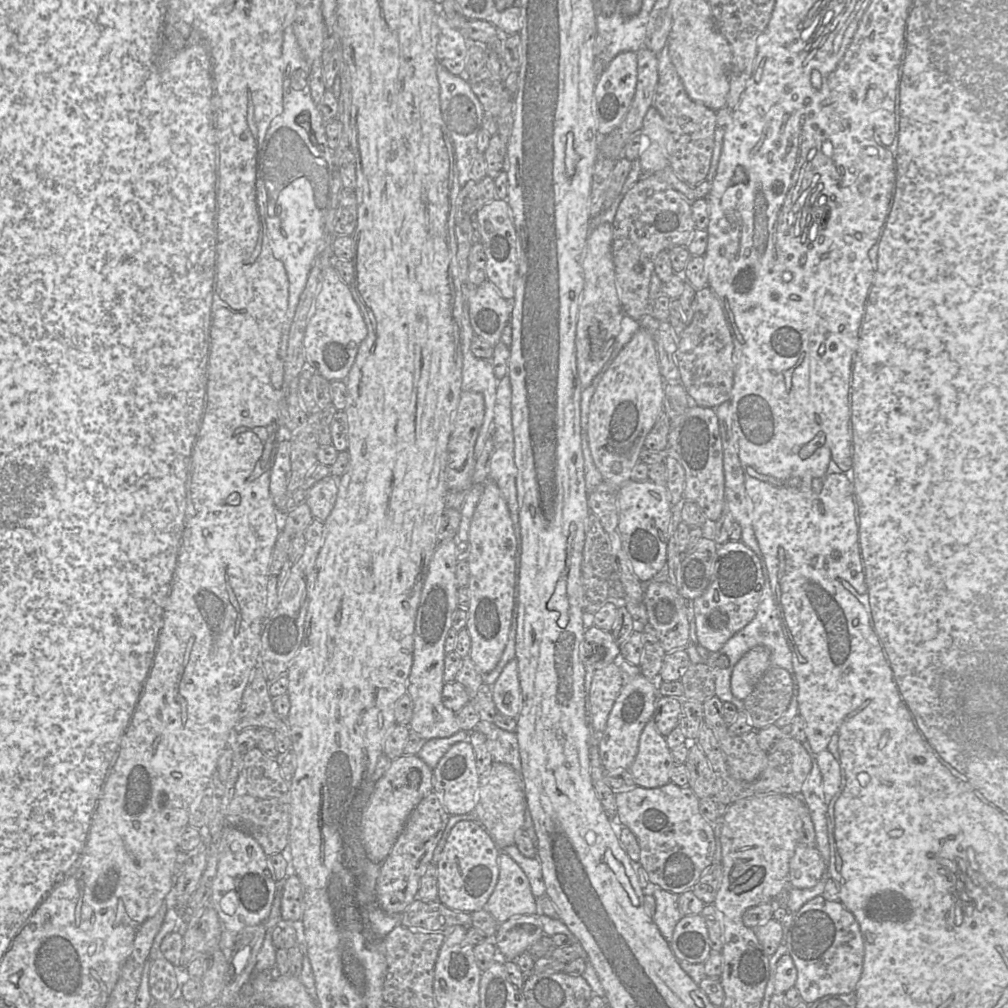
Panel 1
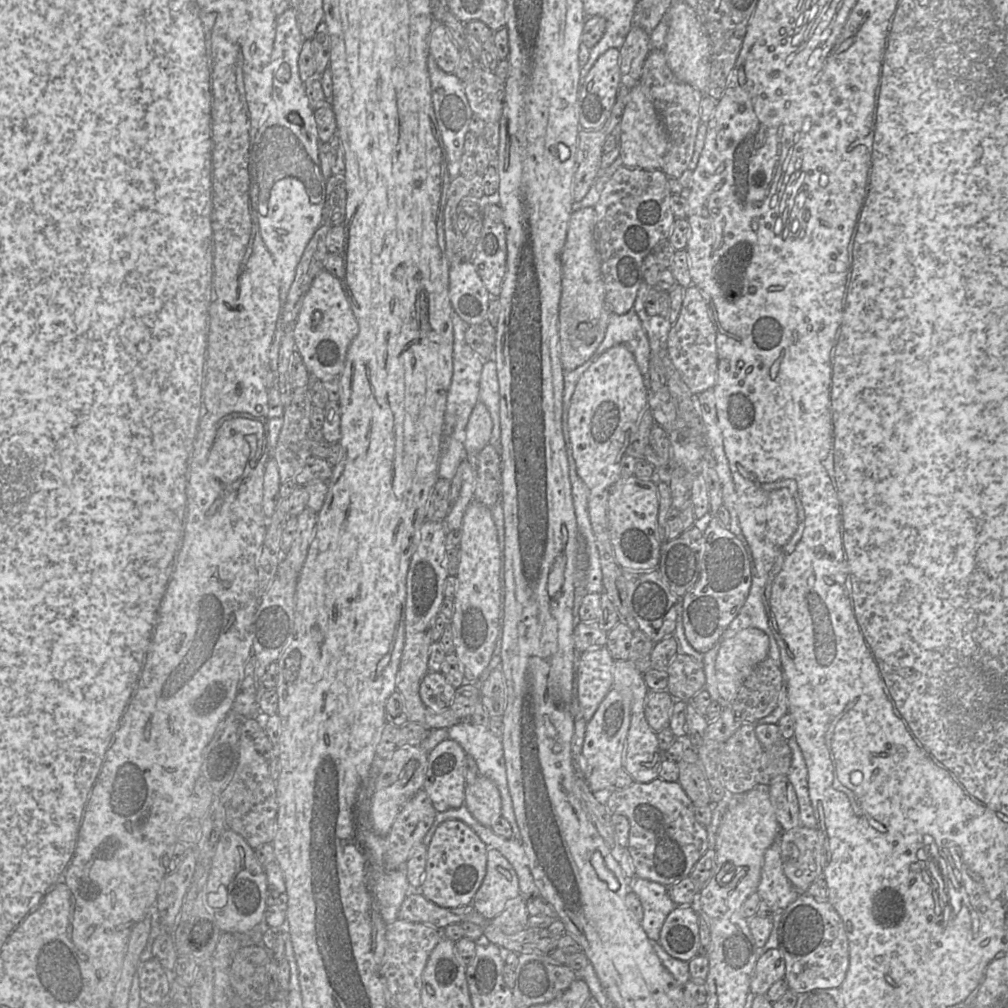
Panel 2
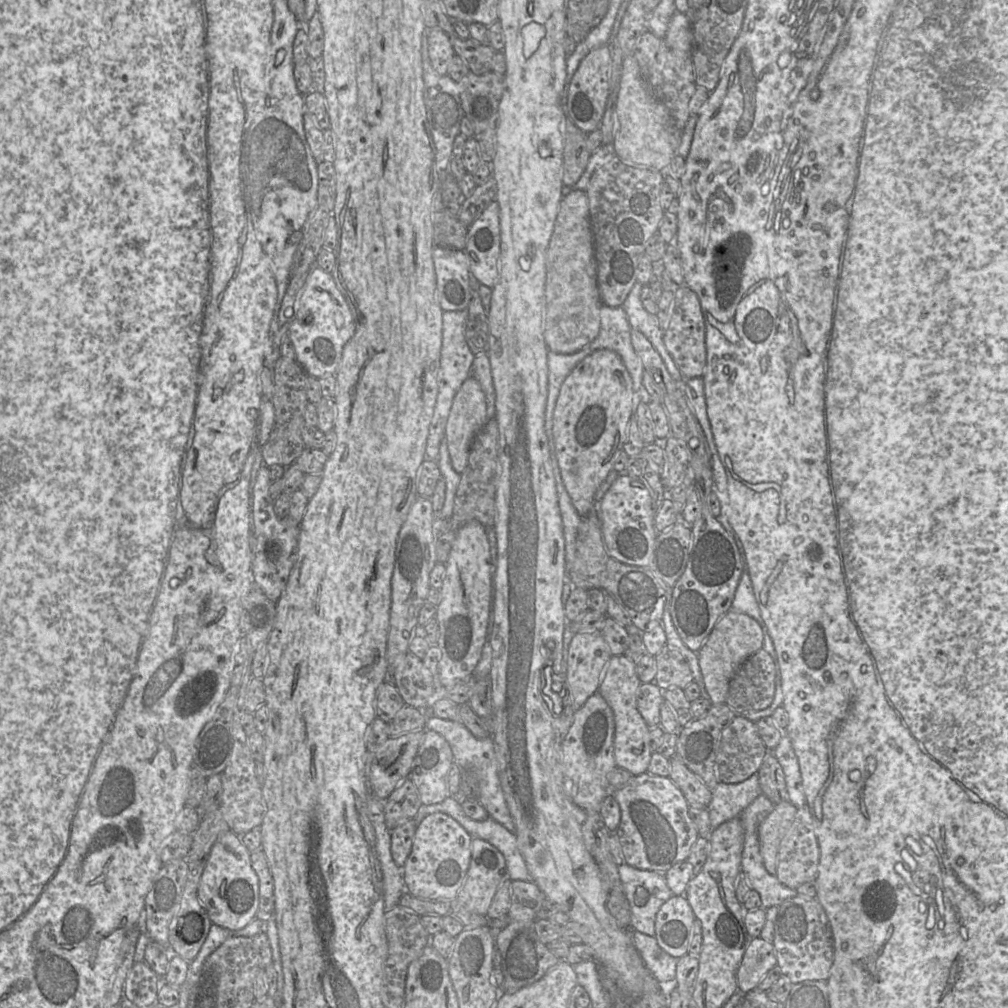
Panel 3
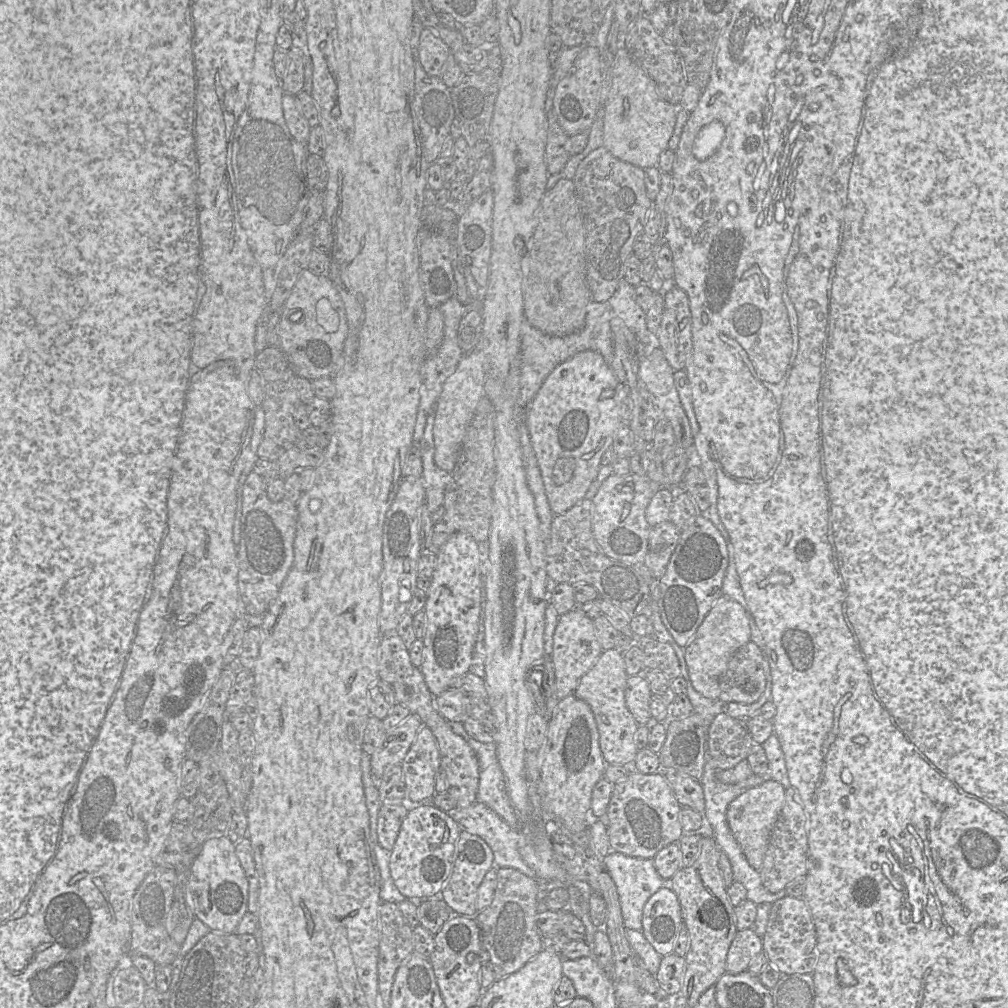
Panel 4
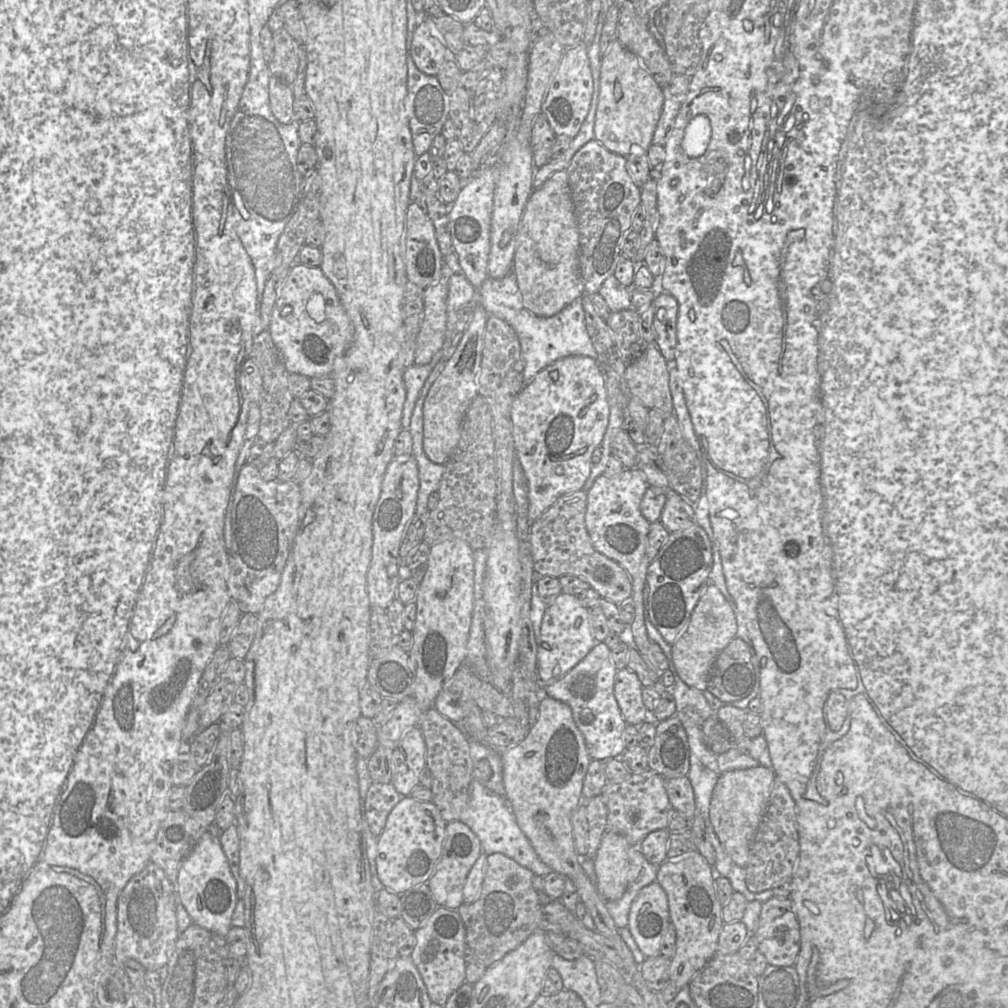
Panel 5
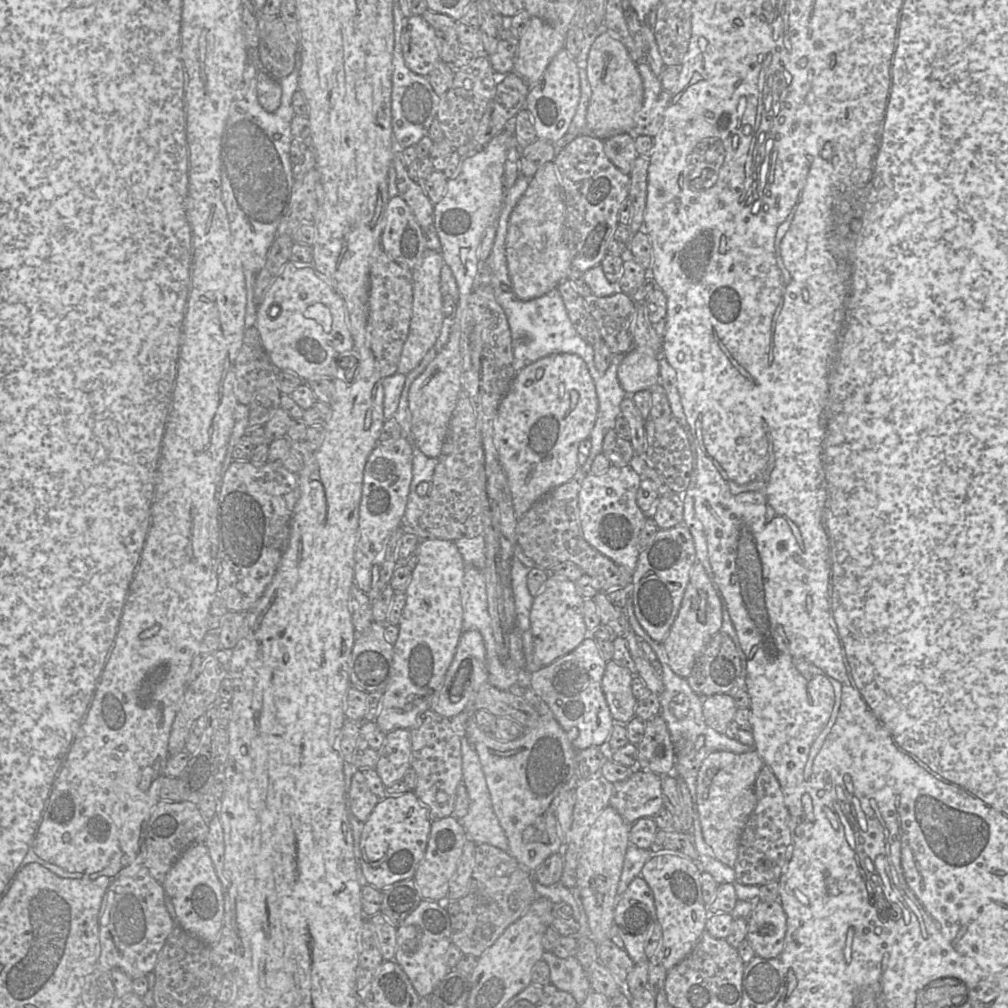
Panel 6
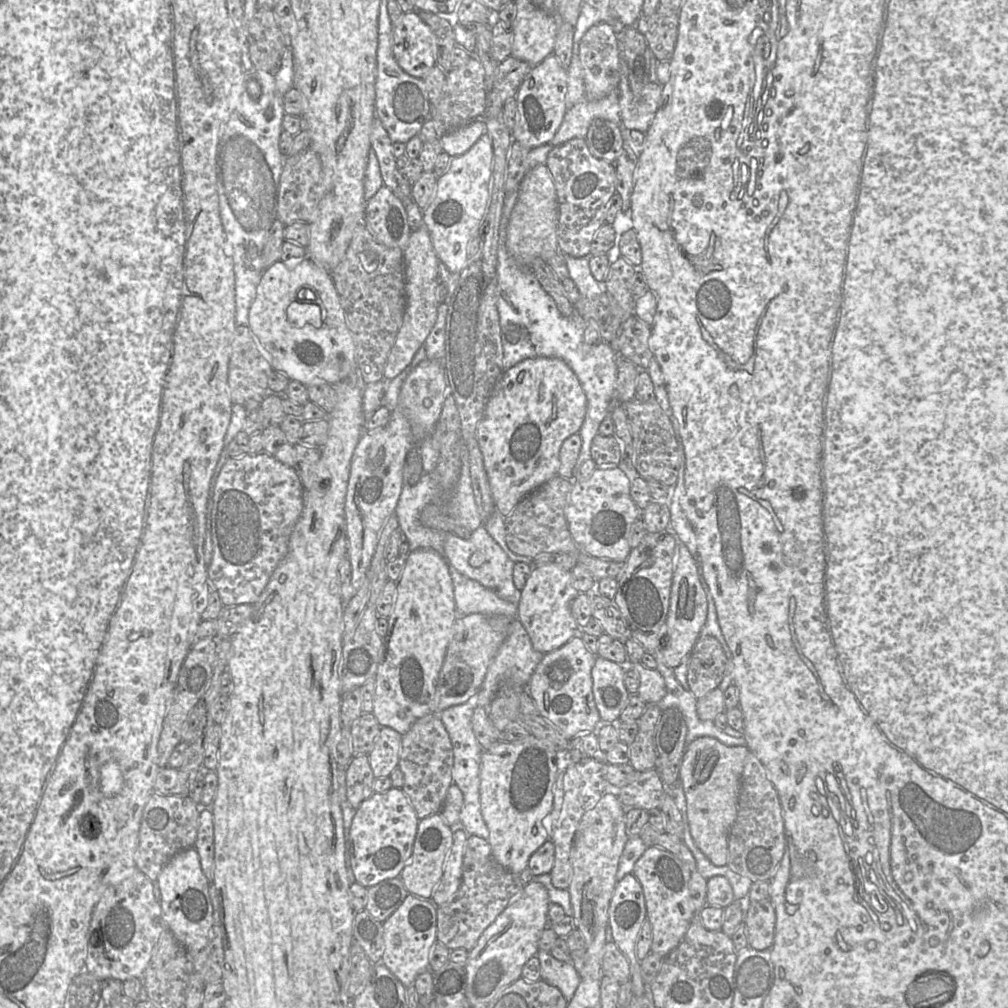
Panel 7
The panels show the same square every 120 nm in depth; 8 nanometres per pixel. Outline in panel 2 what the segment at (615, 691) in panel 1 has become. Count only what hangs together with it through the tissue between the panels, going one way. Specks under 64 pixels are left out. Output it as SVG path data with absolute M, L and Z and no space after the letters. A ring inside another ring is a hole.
M607 647L585 651L576 658L577 700L587 722L613 688L614 663Z

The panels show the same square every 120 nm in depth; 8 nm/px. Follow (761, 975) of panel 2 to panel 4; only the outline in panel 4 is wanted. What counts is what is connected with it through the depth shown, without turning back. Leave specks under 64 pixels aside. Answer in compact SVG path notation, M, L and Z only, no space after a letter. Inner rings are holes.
M752 929L738 931L727 953L726 971L730 974L748 971L752 959L761 952L764 952L761 937Z

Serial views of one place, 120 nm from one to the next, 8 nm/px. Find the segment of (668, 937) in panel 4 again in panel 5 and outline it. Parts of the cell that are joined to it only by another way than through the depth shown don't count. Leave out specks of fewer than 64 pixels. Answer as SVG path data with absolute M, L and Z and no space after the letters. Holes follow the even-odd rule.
M657 882L643 887L632 903L627 928L647 958L660 956L660 946L672 921L667 894Z

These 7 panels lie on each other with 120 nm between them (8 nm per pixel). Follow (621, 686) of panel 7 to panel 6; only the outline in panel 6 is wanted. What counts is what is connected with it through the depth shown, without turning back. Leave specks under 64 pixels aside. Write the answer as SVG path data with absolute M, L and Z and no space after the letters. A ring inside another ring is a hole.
M613 660L606 662L602 690L616 723L627 724L635 717L637 699L631 688L633 674Z

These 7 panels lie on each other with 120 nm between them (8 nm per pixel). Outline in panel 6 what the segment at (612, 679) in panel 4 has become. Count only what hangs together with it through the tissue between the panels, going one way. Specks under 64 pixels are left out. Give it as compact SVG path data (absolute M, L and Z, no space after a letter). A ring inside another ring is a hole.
M585 638L582 643L569 654L543 666L529 674L528 687L548 706L550 714L566 731L570 742L576 750L591 746L606 746L614 723L610 709L602 690L602 678L606 661L601 657L595 639Z

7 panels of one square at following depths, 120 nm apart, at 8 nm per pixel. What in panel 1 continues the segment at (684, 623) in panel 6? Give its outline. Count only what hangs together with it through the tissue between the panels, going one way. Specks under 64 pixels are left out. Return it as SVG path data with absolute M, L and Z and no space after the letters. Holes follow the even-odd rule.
M755 647L744 654L732 670L733 695L743 701L770 666L770 651L766 647Z

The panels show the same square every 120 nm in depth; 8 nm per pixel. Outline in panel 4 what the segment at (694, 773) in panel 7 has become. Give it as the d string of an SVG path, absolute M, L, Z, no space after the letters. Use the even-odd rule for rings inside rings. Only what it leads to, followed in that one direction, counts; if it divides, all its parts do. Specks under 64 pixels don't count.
M768 779L739 795L727 808L726 820L729 829L747 861L757 871L762 866L771 831L783 806L785 790L778 782Z

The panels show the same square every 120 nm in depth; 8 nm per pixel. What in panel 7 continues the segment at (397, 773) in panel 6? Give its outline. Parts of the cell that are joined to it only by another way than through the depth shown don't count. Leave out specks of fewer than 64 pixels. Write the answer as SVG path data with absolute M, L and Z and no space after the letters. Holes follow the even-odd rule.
M381 727L375 746L368 755L375 778L389 777L398 767L402 735L389 727Z

